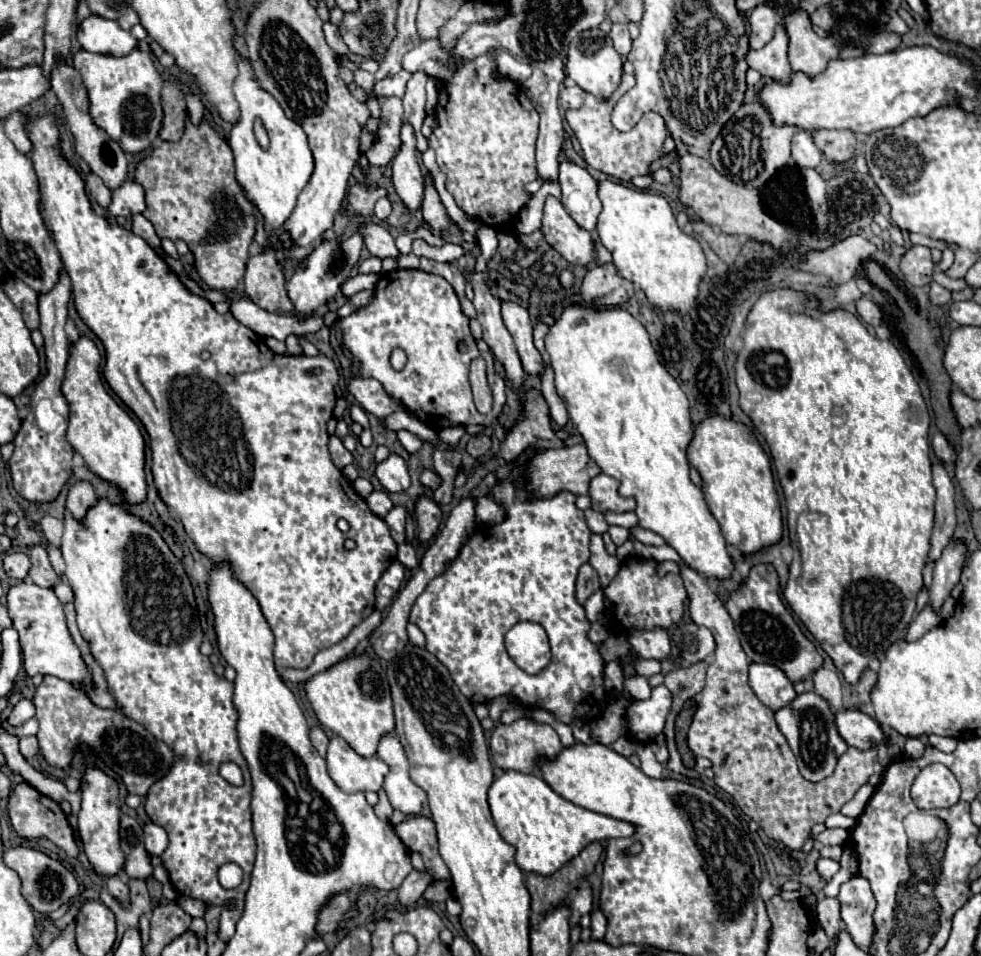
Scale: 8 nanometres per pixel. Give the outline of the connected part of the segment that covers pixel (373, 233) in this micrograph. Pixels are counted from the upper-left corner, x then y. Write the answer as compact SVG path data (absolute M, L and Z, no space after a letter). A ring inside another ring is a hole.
M363 222L363 224L359 226L359 234L363 236L363 242L365 242L367 250L369 250L373 256L389 258L389 256L397 256L397 254L399 254L393 236L391 236L389 230L383 228L381 224Z

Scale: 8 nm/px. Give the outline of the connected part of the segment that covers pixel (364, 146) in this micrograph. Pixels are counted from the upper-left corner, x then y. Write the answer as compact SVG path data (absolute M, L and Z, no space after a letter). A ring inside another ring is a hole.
M363 126L363 128L361 128L361 136L359 136L359 152L365 154L373 144L375 144L375 134L369 132L369 130Z

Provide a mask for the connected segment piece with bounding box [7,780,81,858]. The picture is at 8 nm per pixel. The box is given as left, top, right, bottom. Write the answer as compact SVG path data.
M23 780L23 782L13 786L13 790L9 794L7 812L9 812L9 820L11 820L11 826L17 832L17 836L29 838L29 840L47 838L47 840L51 840L55 846L59 846L71 858L77 858L81 854L77 844L75 844L73 830L71 830L71 826L67 822L67 816L63 814L61 806L55 800L51 800L49 796L41 794L37 788L33 788L29 782Z

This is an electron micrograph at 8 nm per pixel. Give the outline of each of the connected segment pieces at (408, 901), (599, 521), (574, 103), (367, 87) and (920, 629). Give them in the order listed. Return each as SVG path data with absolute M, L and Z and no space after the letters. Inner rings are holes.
M413 870L399 888L399 900L403 906L413 906L417 898L425 892L425 888L433 882L427 870Z
M589 508L589 510L585 510L585 518L587 518L587 526L591 528L591 532L595 532L595 534L607 532L609 526L607 526L607 522L605 522L601 512L595 512L593 508Z
M579 86L563 88L563 90L559 92L559 104L561 104L565 110L567 110L567 108L577 108L577 106L581 106L583 96L585 96L585 92L583 92Z
M346 56L341 57L341 66L350 69L354 74L354 82L357 86L361 87L366 94L371 92L371 88L375 84L374 75L370 72L356 67L357 65L349 60Z
M925 606L925 608L913 618L913 622L911 622L909 630L907 630L905 640L907 640L907 642L915 642L915 640L919 640L927 630L931 630L931 628L935 628L935 626L939 626L939 624L941 624L939 614L937 614L931 606Z

